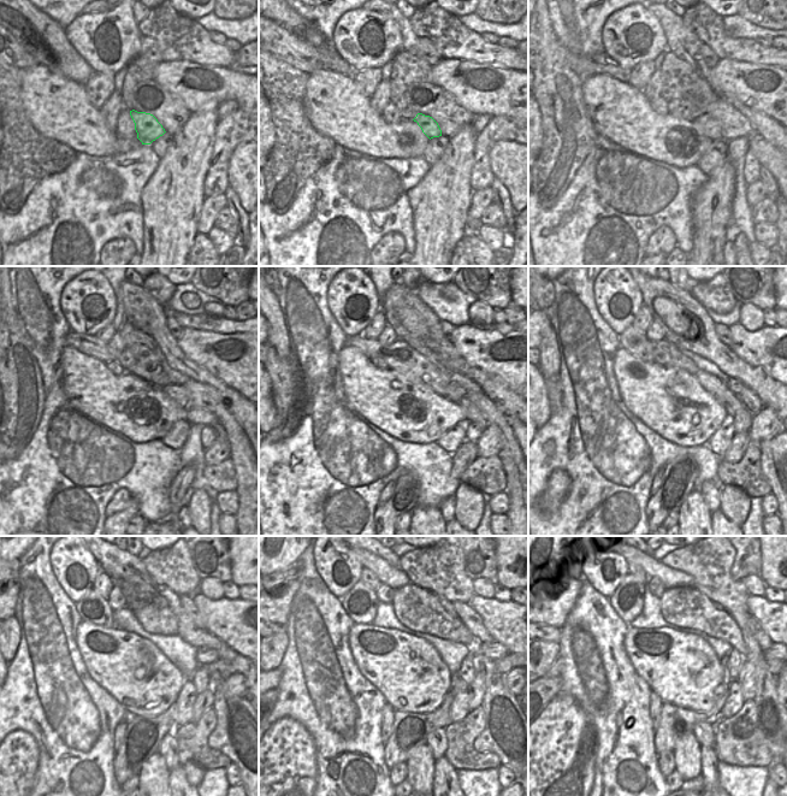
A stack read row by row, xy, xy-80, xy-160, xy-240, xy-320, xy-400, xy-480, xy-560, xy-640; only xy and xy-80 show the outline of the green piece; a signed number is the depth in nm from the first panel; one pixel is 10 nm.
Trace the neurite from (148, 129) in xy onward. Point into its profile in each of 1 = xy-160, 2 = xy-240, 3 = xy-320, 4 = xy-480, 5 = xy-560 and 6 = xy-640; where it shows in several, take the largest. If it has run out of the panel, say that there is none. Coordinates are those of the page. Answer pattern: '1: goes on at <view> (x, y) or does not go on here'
1: goes on at xy-160 (705, 124)
2: goes on at xy-240 (177, 393)
3: goes on at xy-320 (455, 393)
4: goes on at xy-480 (205, 655)
5: goes on at xy-560 (495, 650)
6: goes on at xy-640 (773, 652)

